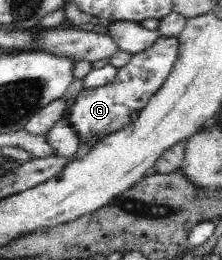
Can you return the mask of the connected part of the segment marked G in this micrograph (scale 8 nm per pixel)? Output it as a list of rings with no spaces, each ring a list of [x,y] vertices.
[[[161,37],[147,49],[132,55],[130,61],[119,68],[111,83],[95,89],[83,88],[67,114],[68,124],[79,137],[79,143],[85,143],[87,139],[95,139],[99,142],[107,137],[107,134],[123,129],[123,126],[130,121],[131,113],[143,109],[147,101],[161,89],[175,65],[178,47],[179,39]]]

